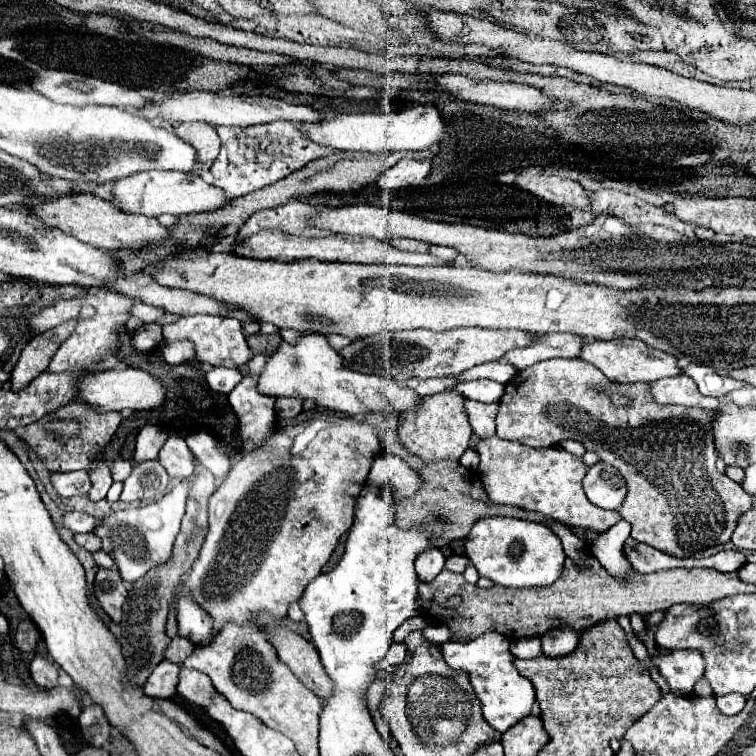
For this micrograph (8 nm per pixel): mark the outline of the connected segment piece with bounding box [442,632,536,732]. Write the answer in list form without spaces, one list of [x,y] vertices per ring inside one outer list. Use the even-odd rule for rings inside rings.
[[[486,632],[470,642],[446,642],[442,644],[442,654],[448,666],[462,668],[470,674],[474,694],[482,704],[482,714],[494,730],[504,732],[512,728],[516,722],[520,722],[524,714],[530,714],[532,704],[536,702],[534,686],[528,678],[520,676],[518,670],[514,668],[510,644],[502,634]]]

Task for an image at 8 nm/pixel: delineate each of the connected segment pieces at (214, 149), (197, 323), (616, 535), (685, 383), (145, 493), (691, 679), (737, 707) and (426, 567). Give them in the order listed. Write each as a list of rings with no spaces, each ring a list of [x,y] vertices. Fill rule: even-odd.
[[[180,124],[176,128],[176,136],[182,138],[184,142],[192,144],[194,150],[196,150],[196,166],[190,174],[196,174],[200,176],[202,170],[210,170],[210,166],[214,164],[216,156],[218,156],[218,150],[220,150],[220,138],[214,130],[212,124]]]
[[[192,314],[192,316],[182,316],[170,324],[164,324],[162,332],[164,332],[166,340],[190,340],[194,344],[196,358],[202,364],[224,366],[224,368],[242,368],[252,358],[252,350],[246,344],[246,338],[242,332],[242,324],[234,318],[210,316],[210,314]]]
[[[620,520],[612,530],[600,534],[592,542],[592,554],[602,562],[602,566],[618,578],[628,578],[628,574],[634,570],[630,562],[624,556],[624,542],[630,536],[630,526],[628,522]]]
[[[680,374],[676,378],[662,378],[650,384],[650,398],[658,404],[680,404],[680,406],[696,406],[704,410],[716,410],[720,406],[718,398],[708,398],[698,392],[696,382]]]
[[[158,460],[140,462],[134,466],[132,474],[124,480],[122,502],[140,502],[152,500],[158,494],[164,494],[168,486],[168,474]]]
[[[698,650],[660,652],[660,674],[666,678],[672,692],[680,696],[692,694],[696,682],[704,674],[704,658],[700,658]]]
[[[728,694],[728,696],[718,696],[716,702],[718,702],[718,708],[720,708],[724,714],[734,716],[734,714],[738,714],[738,712],[744,708],[746,698],[744,698],[742,694]]]
[[[438,548],[420,554],[420,558],[416,560],[416,572],[424,582],[432,582],[442,572],[442,568],[444,568],[444,554]]]

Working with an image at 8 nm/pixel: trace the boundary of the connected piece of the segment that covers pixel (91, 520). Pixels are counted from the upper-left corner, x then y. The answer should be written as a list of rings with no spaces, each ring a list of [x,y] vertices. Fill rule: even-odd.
[[[66,512],[62,516],[62,526],[70,532],[92,532],[96,528],[96,518],[84,512]]]

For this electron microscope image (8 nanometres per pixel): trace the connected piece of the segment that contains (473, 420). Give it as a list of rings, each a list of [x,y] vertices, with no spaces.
[[[466,398],[464,408],[470,418],[470,426],[474,434],[478,434],[480,438],[490,438],[496,434],[494,418],[498,414],[498,404],[486,404],[486,402],[476,402]]]

